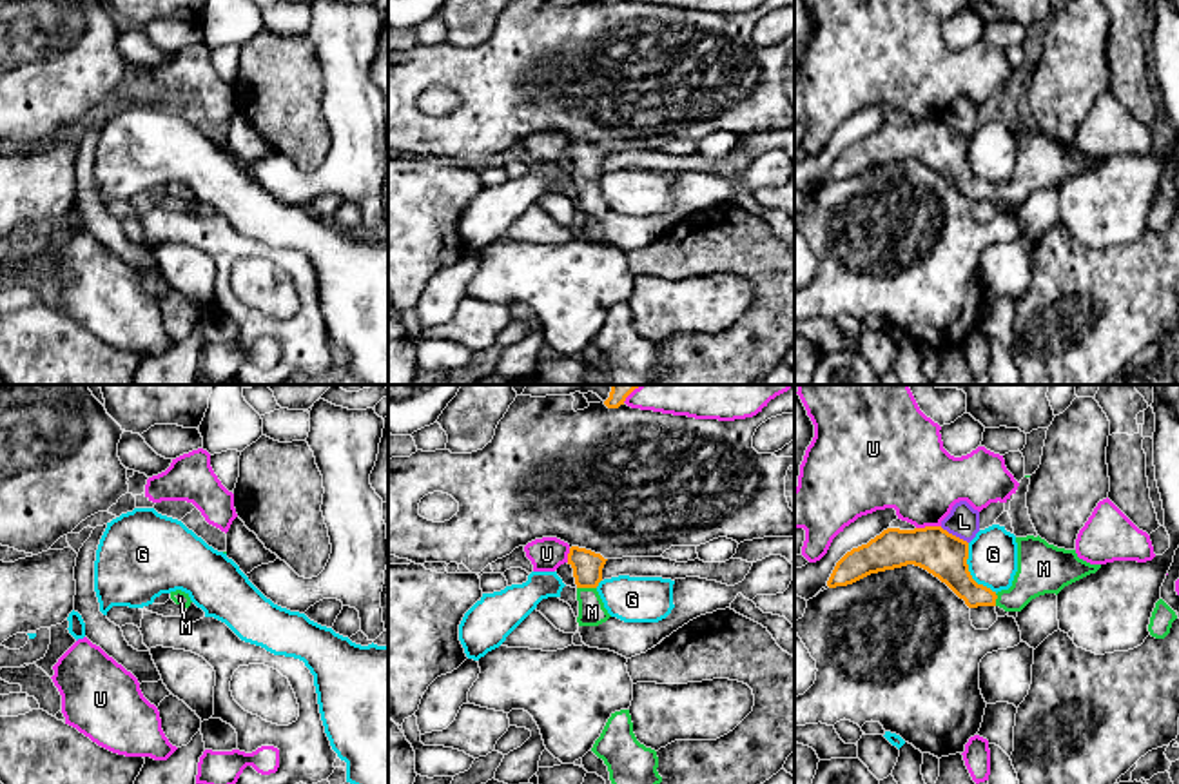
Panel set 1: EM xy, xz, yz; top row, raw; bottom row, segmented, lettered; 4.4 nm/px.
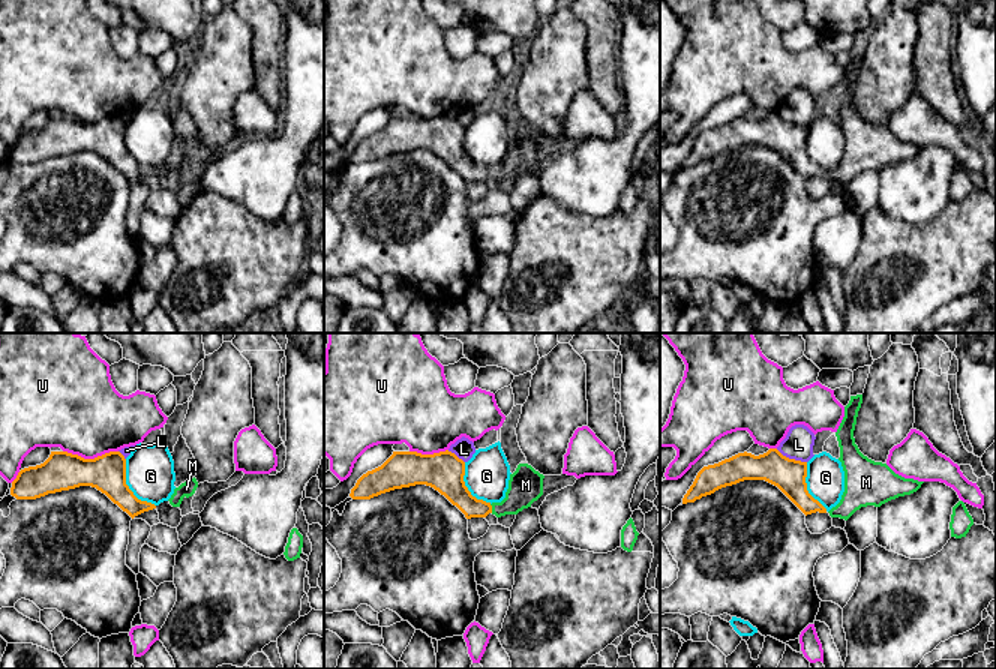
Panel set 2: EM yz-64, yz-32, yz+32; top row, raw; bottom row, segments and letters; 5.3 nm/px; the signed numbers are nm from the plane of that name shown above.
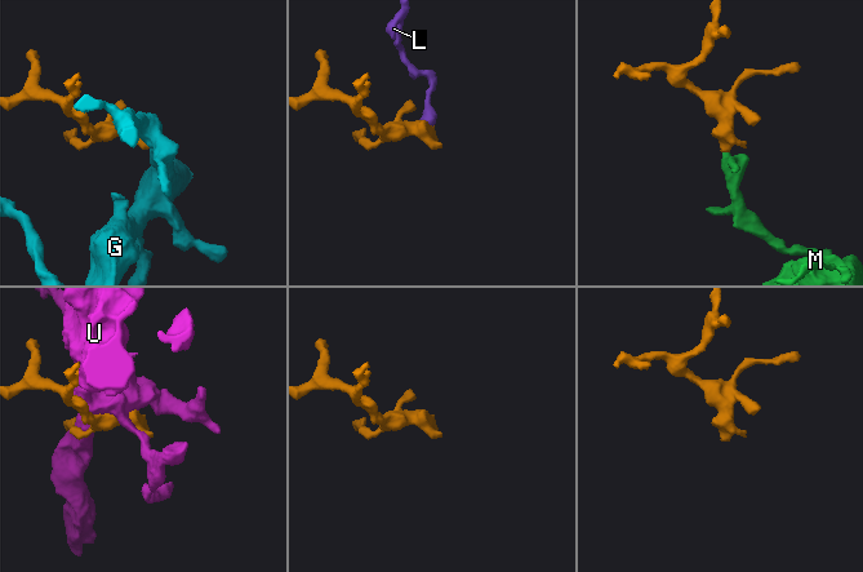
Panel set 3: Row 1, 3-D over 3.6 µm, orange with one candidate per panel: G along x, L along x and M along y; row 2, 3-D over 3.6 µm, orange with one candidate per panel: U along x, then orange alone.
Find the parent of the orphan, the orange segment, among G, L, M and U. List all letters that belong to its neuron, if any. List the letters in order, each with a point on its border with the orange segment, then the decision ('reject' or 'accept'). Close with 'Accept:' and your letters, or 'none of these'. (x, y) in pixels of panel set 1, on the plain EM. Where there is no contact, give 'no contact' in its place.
G: yz (969, 166) | reject
L: yz (954, 129) | reject
M: xz (586, 180) | accept
U: yz (927, 120) | reject
Accept: M

